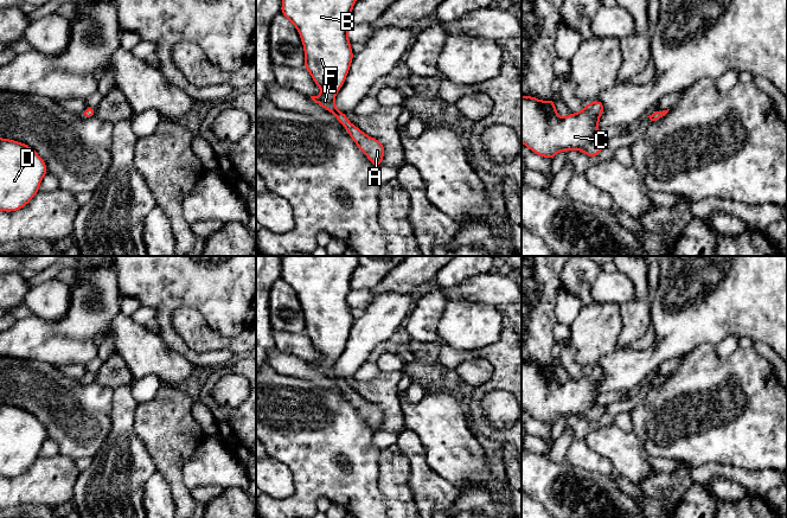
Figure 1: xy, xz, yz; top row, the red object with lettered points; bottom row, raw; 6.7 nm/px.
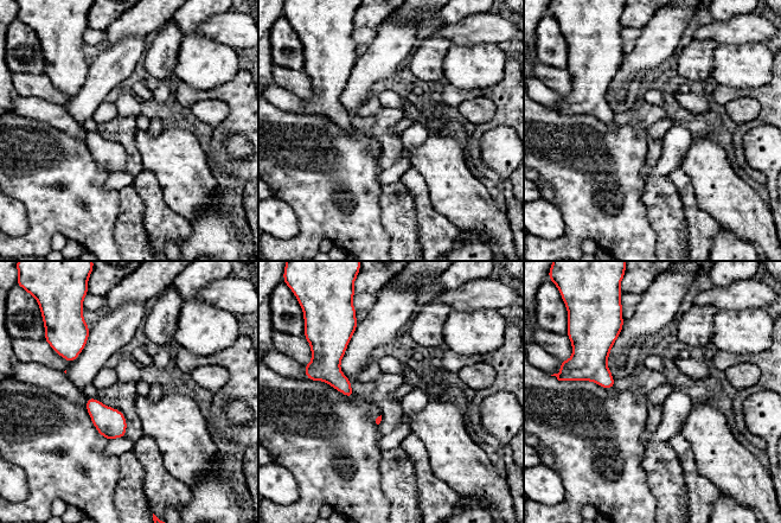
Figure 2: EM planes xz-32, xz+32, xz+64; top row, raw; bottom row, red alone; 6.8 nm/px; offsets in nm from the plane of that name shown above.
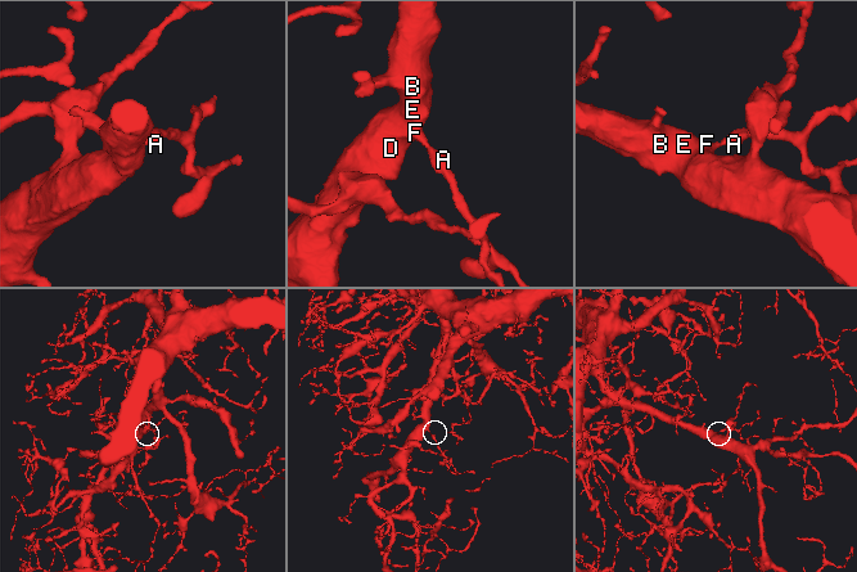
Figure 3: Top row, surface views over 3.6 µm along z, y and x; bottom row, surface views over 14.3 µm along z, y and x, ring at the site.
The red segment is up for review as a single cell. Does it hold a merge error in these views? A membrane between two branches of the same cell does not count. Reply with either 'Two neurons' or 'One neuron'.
One neuron

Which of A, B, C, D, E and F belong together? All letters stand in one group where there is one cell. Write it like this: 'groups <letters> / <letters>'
groups A B C D E F

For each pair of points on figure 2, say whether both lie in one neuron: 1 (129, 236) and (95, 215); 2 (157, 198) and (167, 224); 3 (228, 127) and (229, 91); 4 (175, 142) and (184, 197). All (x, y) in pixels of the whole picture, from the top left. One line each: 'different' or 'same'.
1: different
2: same
3: same
4: same

